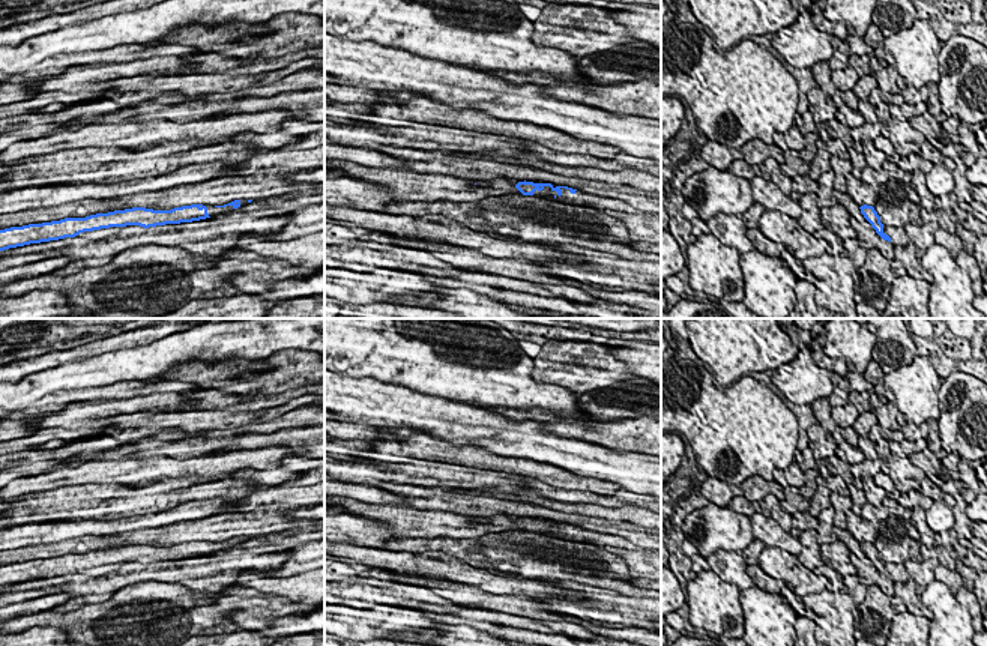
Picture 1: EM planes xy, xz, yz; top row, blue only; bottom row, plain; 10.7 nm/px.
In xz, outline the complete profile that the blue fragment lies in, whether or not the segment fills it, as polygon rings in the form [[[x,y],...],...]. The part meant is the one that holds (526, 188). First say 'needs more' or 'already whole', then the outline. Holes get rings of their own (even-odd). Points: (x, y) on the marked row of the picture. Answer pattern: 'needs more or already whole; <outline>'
needs more; [[[518,182],[515,188],[523,195],[554,197],[568,204],[593,207],[608,216],[622,221],[629,233],[631,242],[661,243],[661,213],[638,210],[626,201],[611,197],[584,194],[568,186],[553,186],[551,183]]]

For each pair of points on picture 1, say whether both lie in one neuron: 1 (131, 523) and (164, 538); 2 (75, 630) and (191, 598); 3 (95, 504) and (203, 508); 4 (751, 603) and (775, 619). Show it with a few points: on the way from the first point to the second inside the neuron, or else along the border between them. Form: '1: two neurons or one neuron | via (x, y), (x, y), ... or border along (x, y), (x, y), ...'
1: two neurons | border along (170, 522), (162, 526), (129, 529), (108, 535)
2: one neuron | via (104, 630), (122, 628), (144, 606), (162, 598)
3: two neurons | border along (199, 501), (196, 519)
4: one neuron | via (757, 606), (769, 618)

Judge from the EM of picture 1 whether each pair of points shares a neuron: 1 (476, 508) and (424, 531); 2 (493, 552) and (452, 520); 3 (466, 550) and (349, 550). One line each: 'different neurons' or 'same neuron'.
1: different neurons
2: different neurons
3: different neurons

